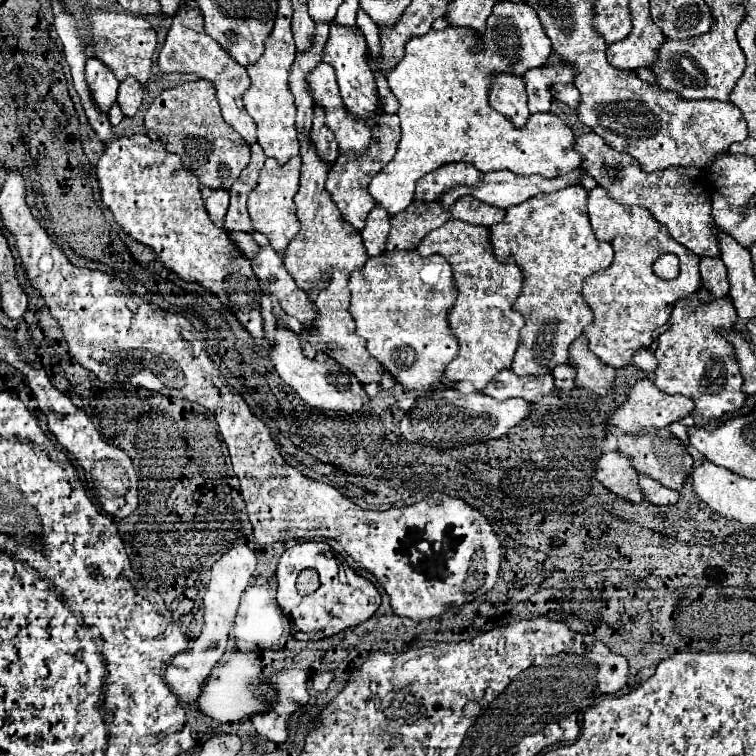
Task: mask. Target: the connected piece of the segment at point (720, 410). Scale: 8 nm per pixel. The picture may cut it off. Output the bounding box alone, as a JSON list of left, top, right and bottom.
[652,291,746,425]

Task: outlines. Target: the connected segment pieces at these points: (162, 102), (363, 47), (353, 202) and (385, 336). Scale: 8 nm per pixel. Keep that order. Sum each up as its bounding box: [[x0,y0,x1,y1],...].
[[144,79,250,191],[322,23,378,117],[326,113,400,231],[350,249,458,389]]

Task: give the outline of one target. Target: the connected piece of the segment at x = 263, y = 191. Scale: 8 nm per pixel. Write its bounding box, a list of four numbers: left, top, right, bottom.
[248,155,302,255]

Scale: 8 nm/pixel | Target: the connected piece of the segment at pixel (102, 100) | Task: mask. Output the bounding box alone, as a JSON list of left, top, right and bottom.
[86,57,120,111]

